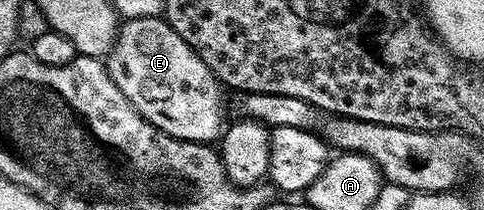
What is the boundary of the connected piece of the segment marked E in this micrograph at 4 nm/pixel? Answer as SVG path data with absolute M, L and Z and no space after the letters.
M158 16L124 19L120 23L119 34L115 37L115 45L105 57L105 63L109 78L117 82L117 90L121 90L121 94L129 98L133 110L157 126L157 130L178 140L192 140L198 144L220 139L225 127L222 108L224 89L209 66L201 62L199 55L187 45L187 40L181 38L181 34L177 34L177 30L173 30L166 19Z

